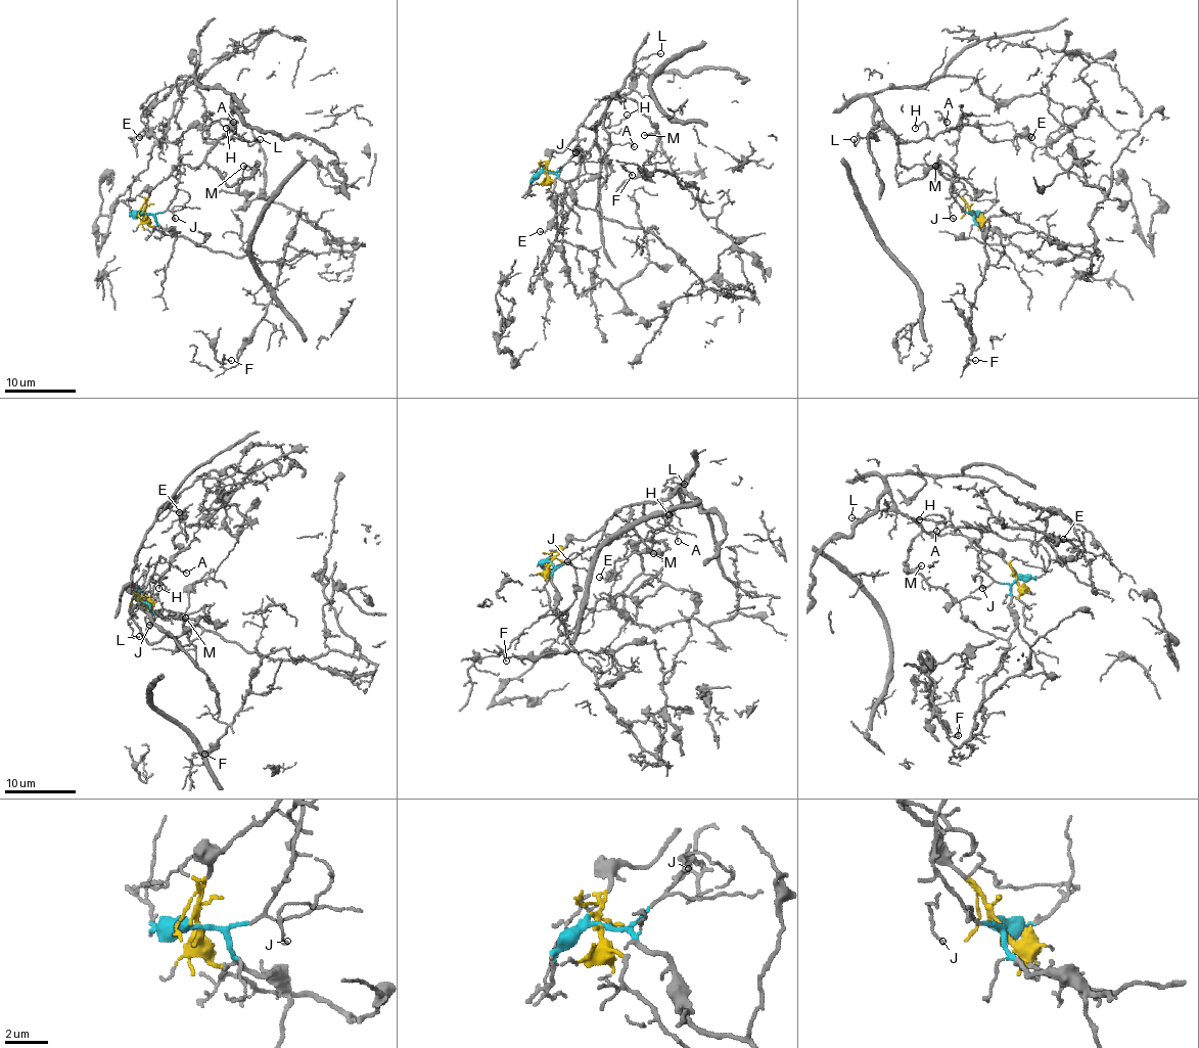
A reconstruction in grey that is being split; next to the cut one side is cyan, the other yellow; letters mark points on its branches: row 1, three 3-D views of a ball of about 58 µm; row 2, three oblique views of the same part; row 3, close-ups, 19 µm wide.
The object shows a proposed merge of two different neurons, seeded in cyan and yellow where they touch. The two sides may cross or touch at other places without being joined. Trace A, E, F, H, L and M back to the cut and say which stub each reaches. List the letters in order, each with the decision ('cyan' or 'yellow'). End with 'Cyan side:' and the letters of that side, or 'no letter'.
A: yellow
E: yellow
F: cyan
H: yellow
L: yellow
M: yellow
Cyan side: F

